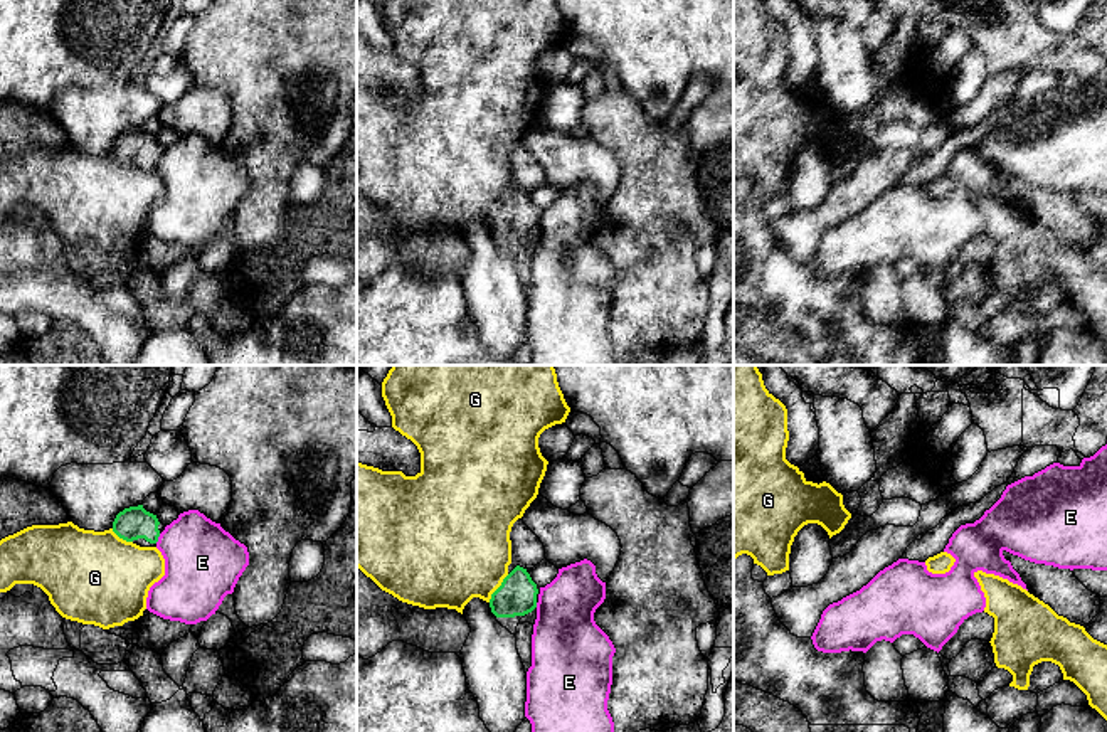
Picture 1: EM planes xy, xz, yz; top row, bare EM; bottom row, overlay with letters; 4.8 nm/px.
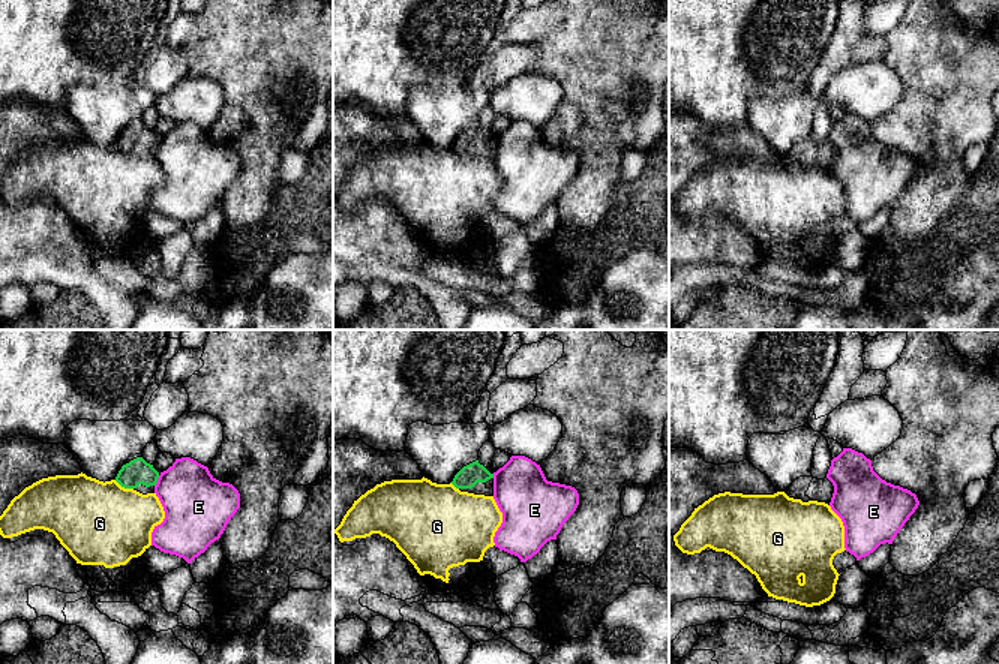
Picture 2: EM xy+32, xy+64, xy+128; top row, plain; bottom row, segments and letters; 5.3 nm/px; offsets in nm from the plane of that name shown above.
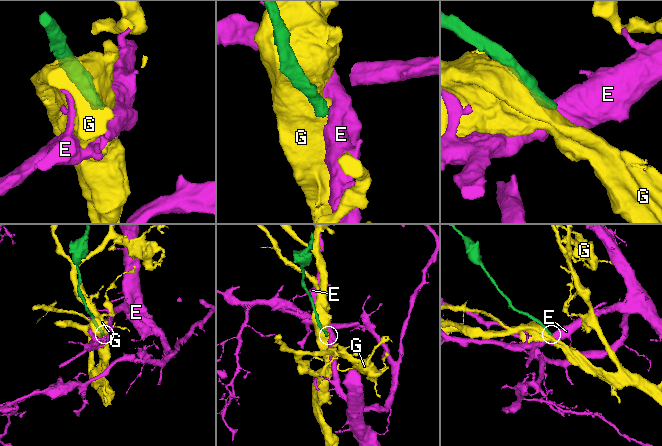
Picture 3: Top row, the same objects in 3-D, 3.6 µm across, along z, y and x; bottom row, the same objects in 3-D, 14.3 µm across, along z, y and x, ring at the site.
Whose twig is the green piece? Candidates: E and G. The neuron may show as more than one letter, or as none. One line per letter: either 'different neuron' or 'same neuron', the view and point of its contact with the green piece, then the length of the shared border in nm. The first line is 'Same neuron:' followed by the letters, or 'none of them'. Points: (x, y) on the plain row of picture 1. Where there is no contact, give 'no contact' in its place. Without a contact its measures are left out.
Same neuron: none of them
E: different neuron | xy (157, 162) | 50 nm
G: different neuron | xz (498, 211) | 170 nm

